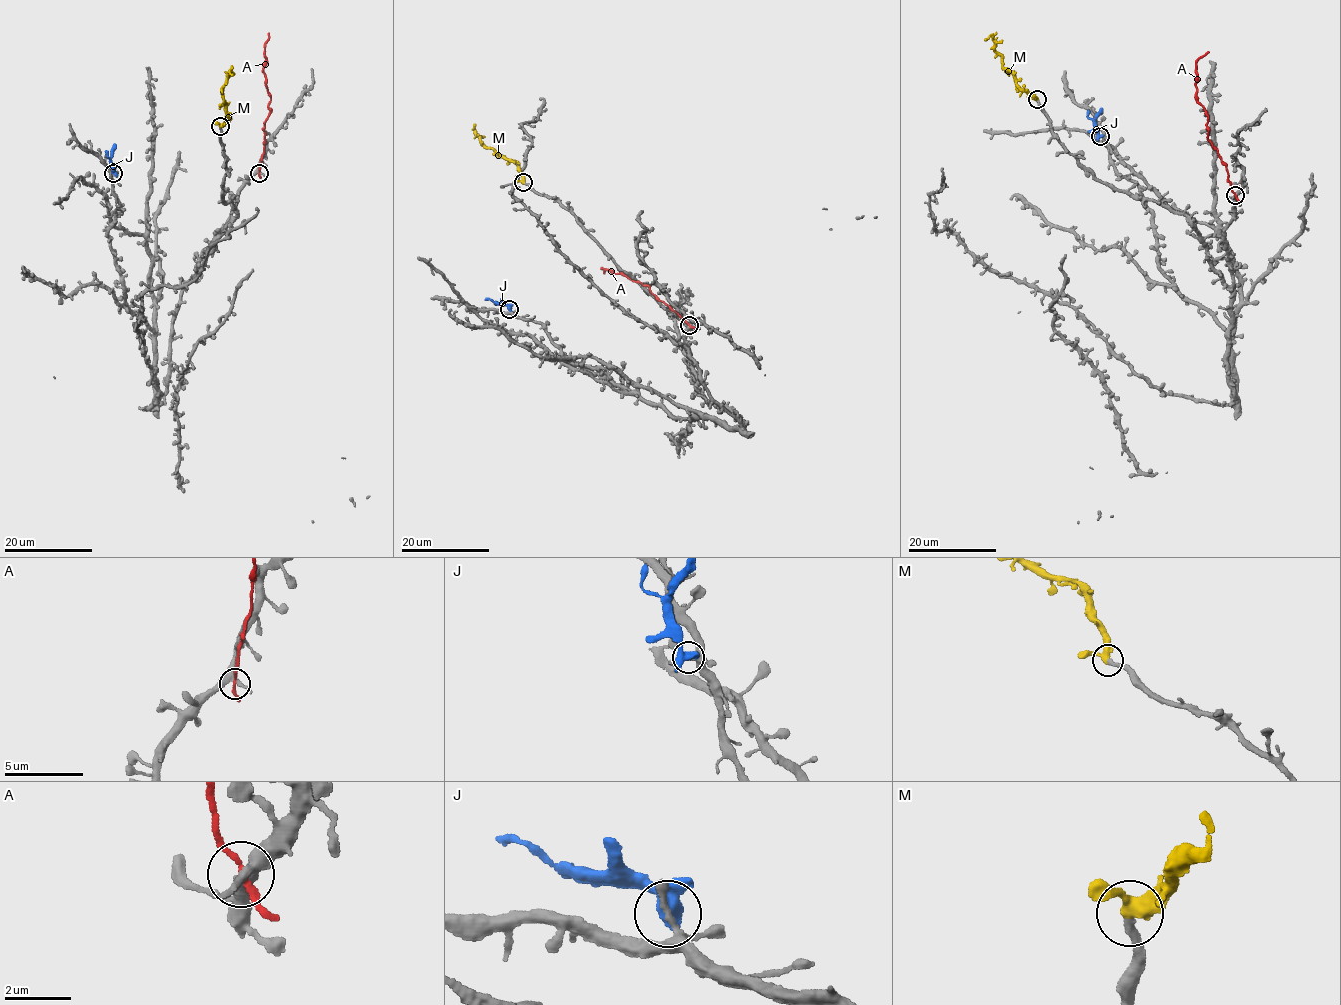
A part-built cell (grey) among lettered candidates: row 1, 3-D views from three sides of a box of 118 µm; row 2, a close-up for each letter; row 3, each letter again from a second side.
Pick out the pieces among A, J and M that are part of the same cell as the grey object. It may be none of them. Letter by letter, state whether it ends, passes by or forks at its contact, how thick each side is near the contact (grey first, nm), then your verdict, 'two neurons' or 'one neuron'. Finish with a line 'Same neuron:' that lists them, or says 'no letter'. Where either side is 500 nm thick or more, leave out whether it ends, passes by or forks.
A: it passes by | 240/160 nm | two neurons
J: it passes by | 200/420 nm | two neurons
M: it passes by | 280/360 nm | one neuron
Same neuron: M

